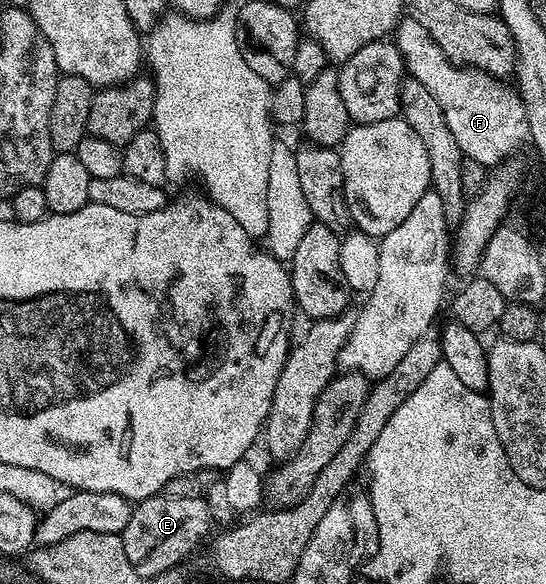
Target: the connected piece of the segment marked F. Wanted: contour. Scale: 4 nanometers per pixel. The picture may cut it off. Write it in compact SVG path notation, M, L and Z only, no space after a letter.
M403 19L399 21L398 28L394 30L392 34L392 40L395 45L398 46L398 50L400 51L402 58L406 63L406 72L409 74L413 80L419 81L420 83L424 83L424 87L428 87L428 91L432 91L432 95L436 99L436 103L440 103L440 111L444 111L444 119L448 123L448 127L452 131L452 136L456 139L456 143L460 143L460 151L462 152L463 157L471 160L478 161L481 165L485 165L487 167L497 166L499 163L497 161L502 161L505 157L510 157L514 152L517 151L518 148L521 147L522 144L527 144L530 141L530 124L528 123L528 119L526 118L526 108L524 107L524 103L522 102L522 98L518 96L517 92L513 88L510 89L508 86L504 85L499 78L489 75L489 73L482 72L479 69L467 67L465 65L455 65L453 62L446 57L444 51L437 46L437 43L434 42L424 29L420 25L420 23L411 20L411 19Z

